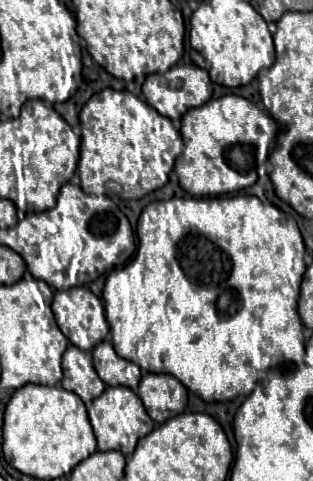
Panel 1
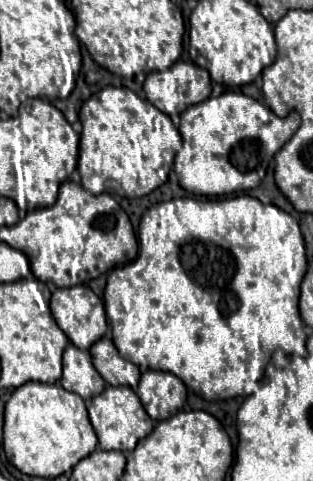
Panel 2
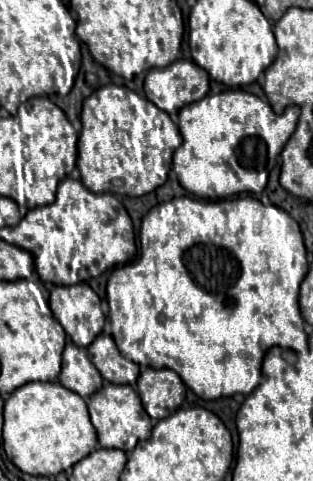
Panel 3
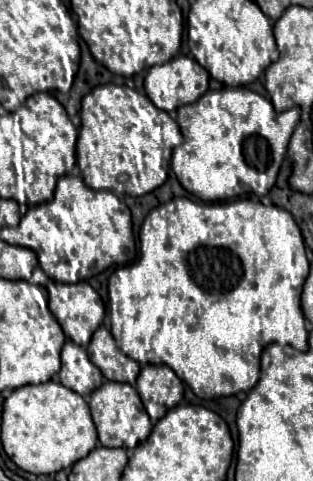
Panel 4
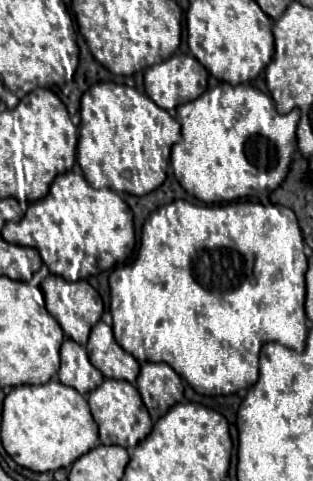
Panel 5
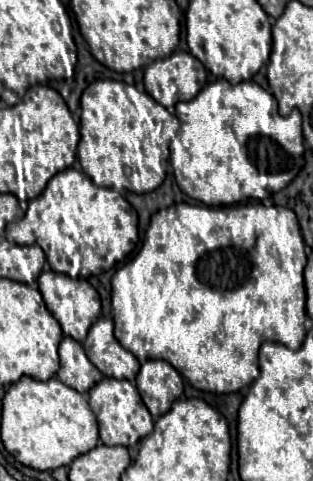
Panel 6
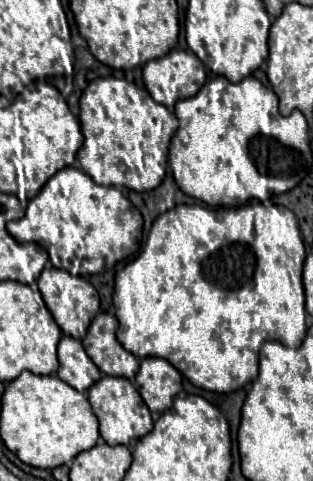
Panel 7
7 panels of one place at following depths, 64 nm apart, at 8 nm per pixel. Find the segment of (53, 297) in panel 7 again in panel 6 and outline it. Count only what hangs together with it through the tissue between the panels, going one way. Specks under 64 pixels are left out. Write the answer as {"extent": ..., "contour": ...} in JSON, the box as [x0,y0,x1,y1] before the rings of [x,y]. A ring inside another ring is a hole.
{"extent":[38,270,100,340],"contour":[[[48,270],[42,272],[38,278],[38,290],[46,302],[46,308],[50,310],[50,314],[60,322],[62,332],[74,340],[84,340],[84,336],[88,334],[88,328],[98,320],[100,316],[100,296],[98,292],[92,288],[92,284],[88,280],[74,280],[66,274]]]}

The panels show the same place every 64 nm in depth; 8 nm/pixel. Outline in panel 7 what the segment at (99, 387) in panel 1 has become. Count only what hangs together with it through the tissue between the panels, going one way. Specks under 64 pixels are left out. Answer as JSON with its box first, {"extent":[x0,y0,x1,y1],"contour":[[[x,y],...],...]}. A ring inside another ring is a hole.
{"extent":[58,336,102,392],"contour":[[[62,336],[58,344],[58,362],[58,378],[80,392],[86,392],[96,380],[102,378],[102,372],[84,352],[82,342],[72,336]]]}

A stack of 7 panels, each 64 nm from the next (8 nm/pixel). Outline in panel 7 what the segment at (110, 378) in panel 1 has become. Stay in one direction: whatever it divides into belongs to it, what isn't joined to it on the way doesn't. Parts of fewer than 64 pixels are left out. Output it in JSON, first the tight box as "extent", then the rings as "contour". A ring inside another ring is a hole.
{"extent":[82,312,140,380],"contour":[[[98,312],[88,328],[88,334],[82,338],[82,344],[100,372],[134,380],[140,361],[120,346],[120,342],[116,340],[116,330],[118,320],[114,318],[114,314]]]}

